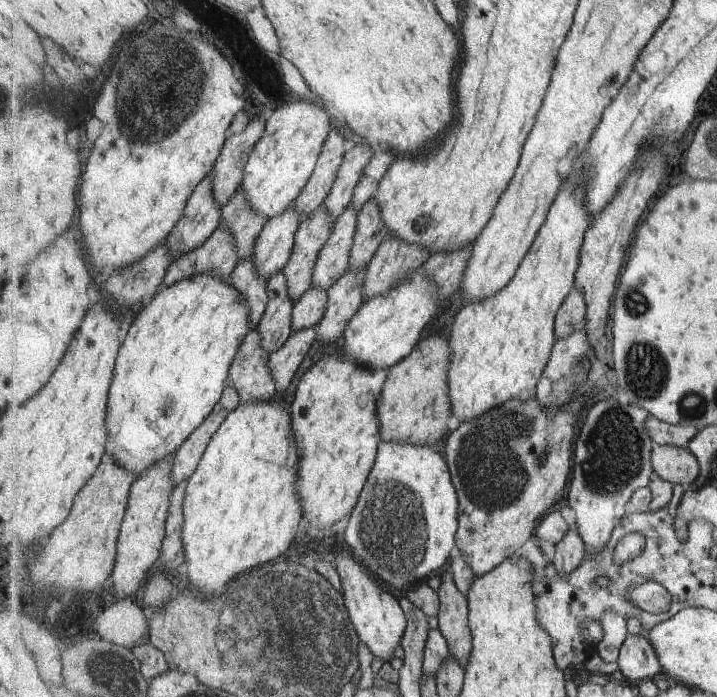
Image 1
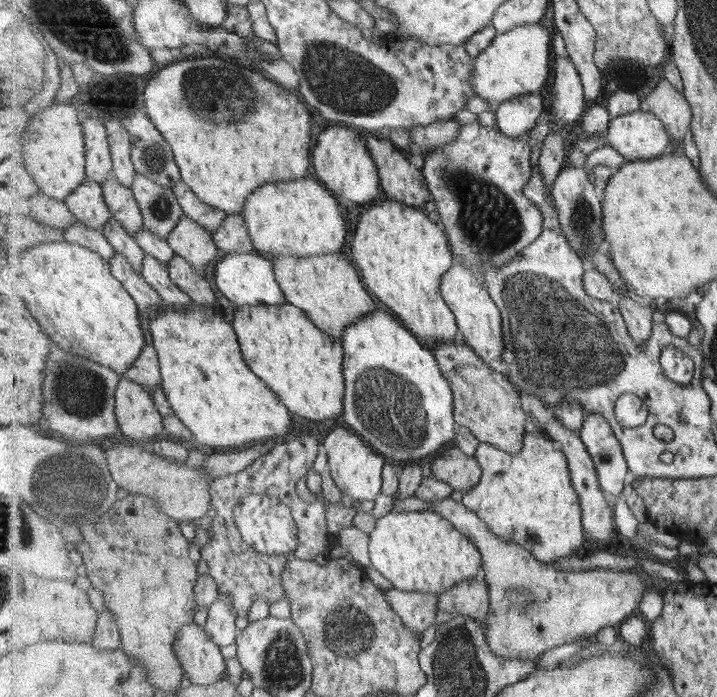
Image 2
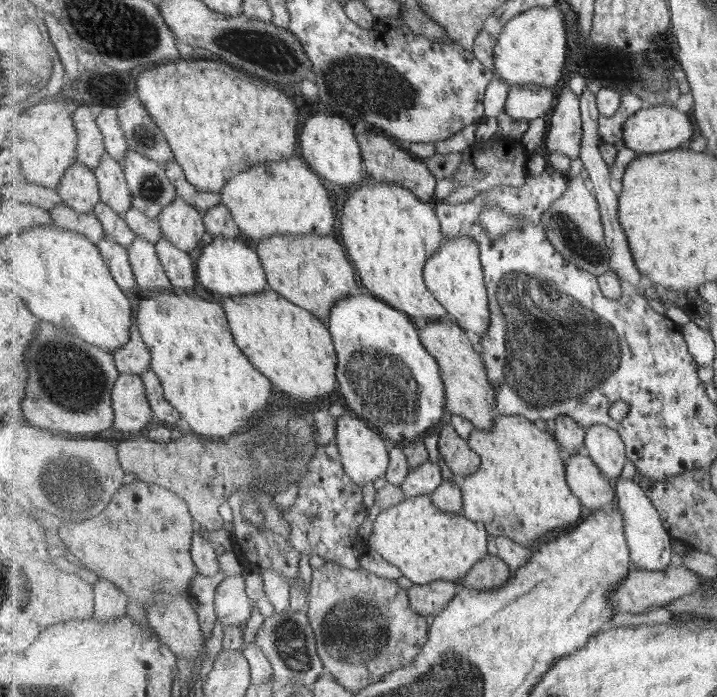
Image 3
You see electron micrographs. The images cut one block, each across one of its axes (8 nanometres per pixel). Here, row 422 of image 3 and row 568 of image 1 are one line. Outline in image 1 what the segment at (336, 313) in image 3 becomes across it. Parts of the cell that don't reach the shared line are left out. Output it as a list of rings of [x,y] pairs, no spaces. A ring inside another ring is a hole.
[[[380,441],[380,446],[376,456],[376,465],[369,475],[367,484],[360,496],[360,501],[353,509],[349,524],[345,530],[345,542],[349,544],[355,558],[361,561],[380,581],[383,581],[391,590],[401,595],[407,593],[411,586],[427,580],[427,578],[441,574],[445,566],[451,562],[451,557],[457,550],[457,535],[460,528],[460,498],[457,494],[456,486],[452,481],[450,466],[447,466],[445,458],[432,448],[431,445],[414,445],[413,443],[402,443],[401,441]]]

